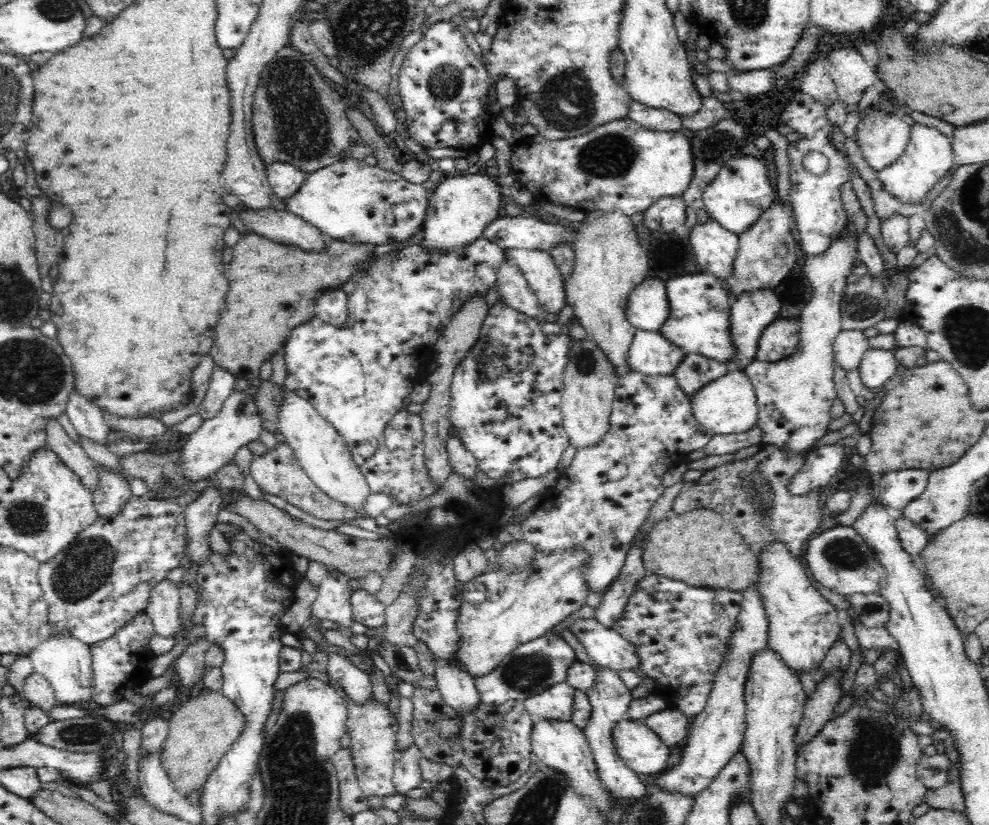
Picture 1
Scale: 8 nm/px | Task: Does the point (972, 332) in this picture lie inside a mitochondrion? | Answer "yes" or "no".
yes

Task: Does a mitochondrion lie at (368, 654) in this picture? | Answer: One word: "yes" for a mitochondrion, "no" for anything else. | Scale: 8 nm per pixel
no

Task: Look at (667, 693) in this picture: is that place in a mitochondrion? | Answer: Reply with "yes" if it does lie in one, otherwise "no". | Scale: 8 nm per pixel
no

